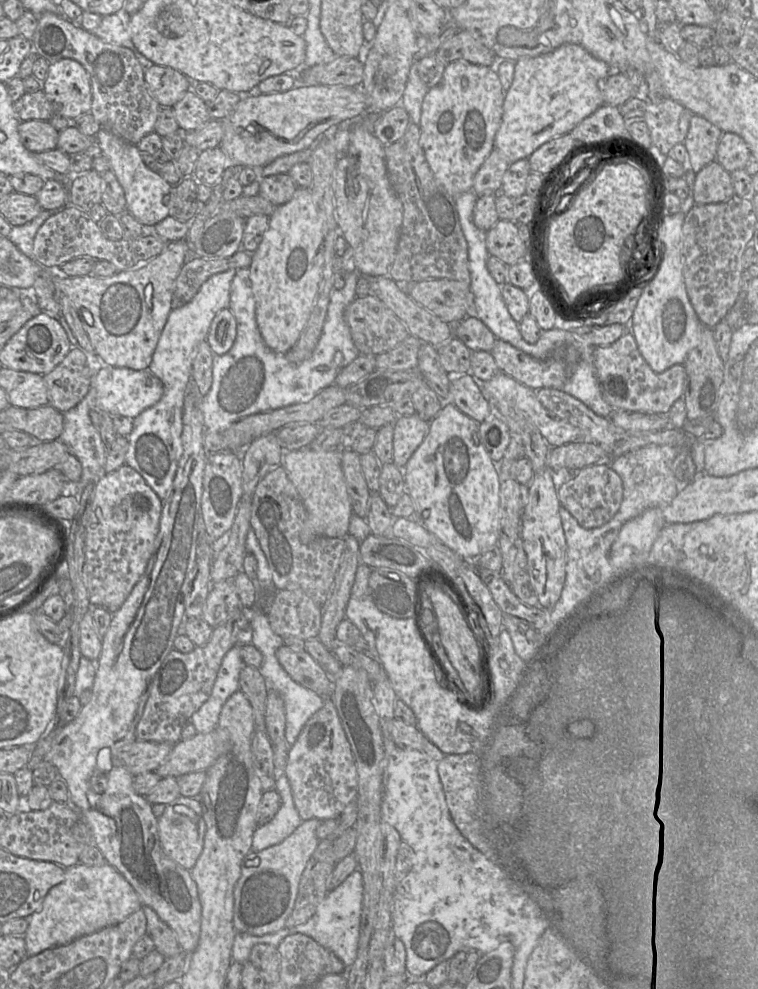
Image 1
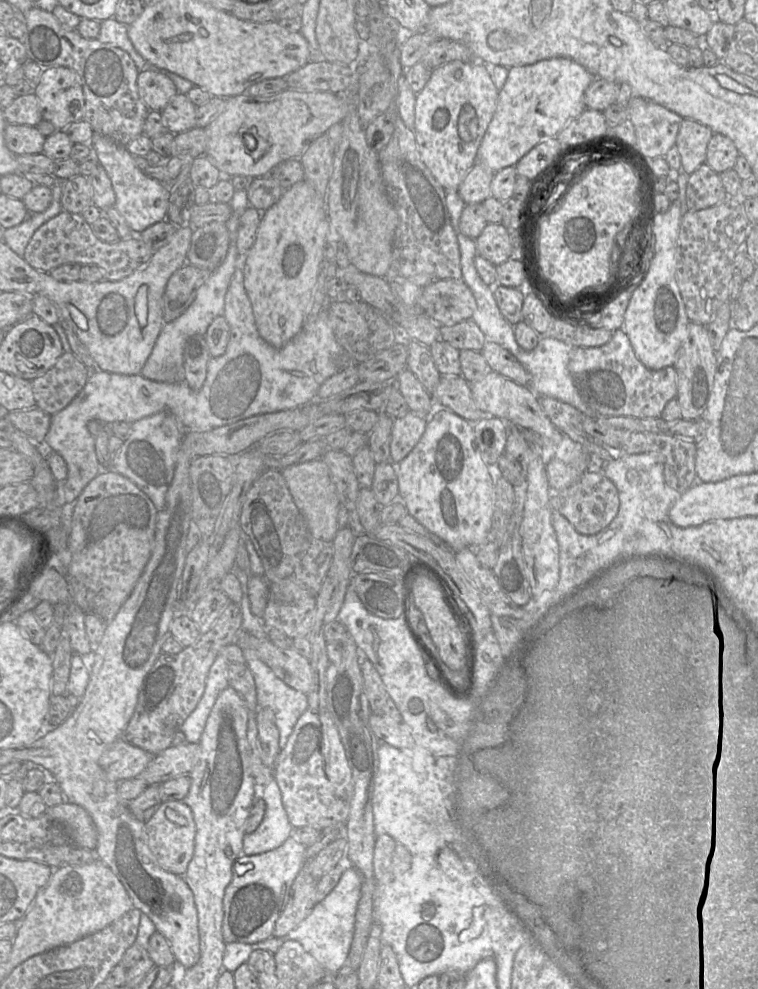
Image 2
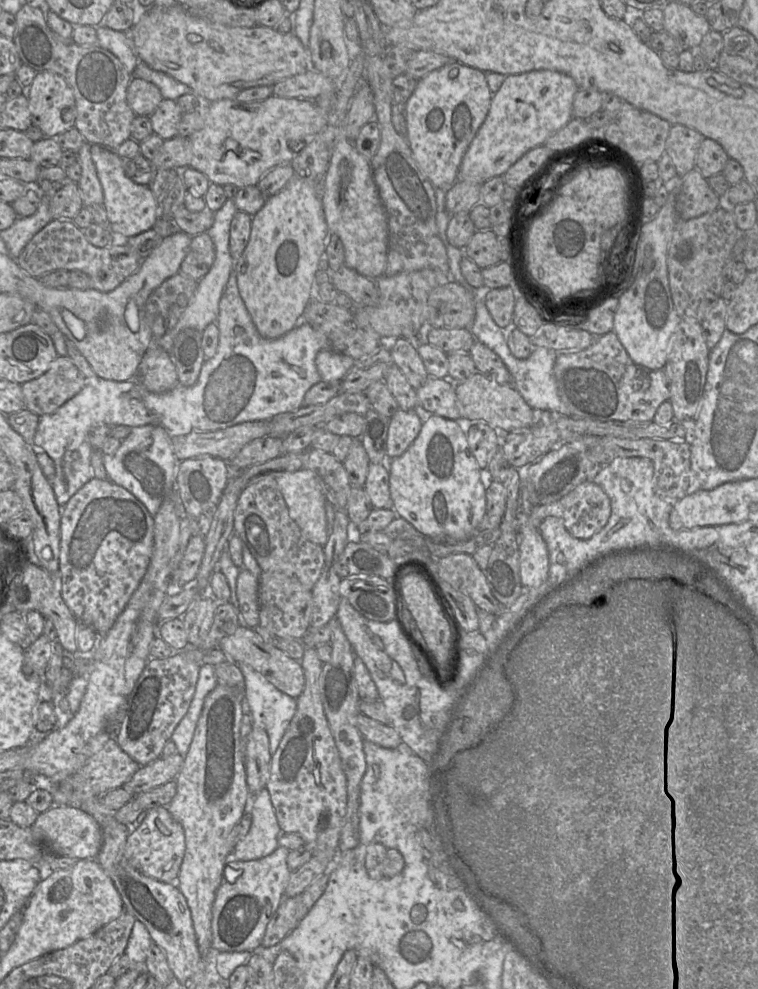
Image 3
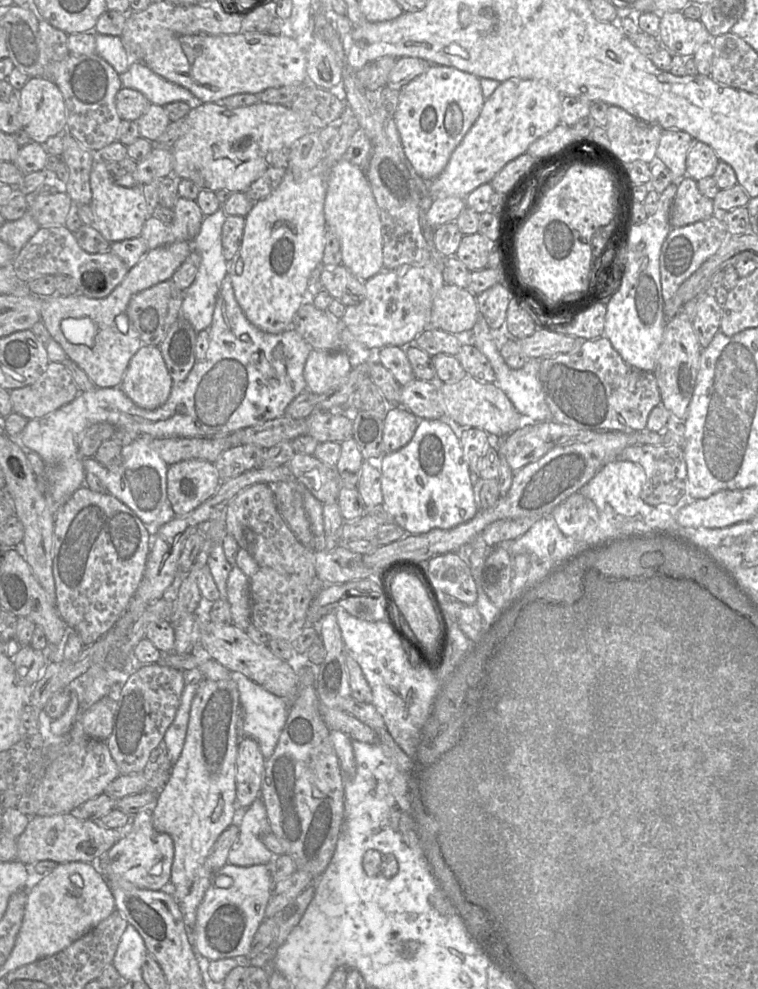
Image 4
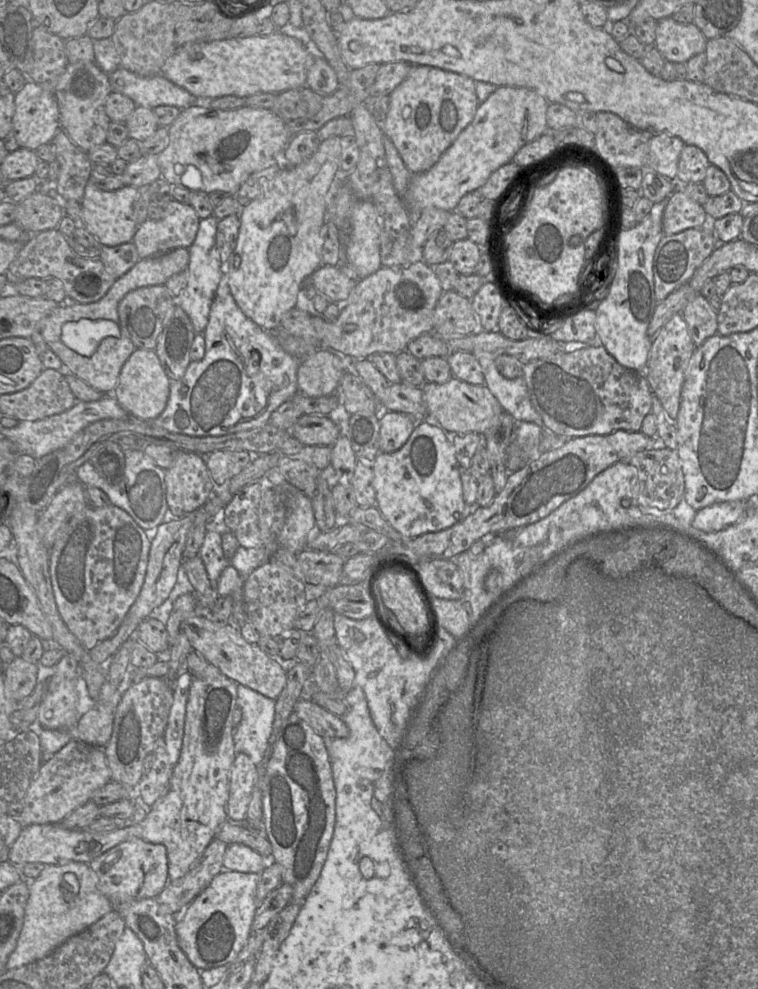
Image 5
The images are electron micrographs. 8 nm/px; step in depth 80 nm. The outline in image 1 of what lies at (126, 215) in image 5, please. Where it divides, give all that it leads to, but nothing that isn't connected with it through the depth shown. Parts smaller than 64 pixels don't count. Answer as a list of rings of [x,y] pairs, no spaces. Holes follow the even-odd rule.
[[[104,128],[98,131],[95,139],[124,190],[127,211],[143,226],[154,226],[169,216],[173,186],[145,165],[137,146]]]

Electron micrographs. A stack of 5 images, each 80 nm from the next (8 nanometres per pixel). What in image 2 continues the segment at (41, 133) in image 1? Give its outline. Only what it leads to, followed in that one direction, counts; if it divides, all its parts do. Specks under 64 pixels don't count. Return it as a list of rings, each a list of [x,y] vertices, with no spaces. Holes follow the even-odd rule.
[[[7,124],[4,132],[6,147],[15,155],[39,154],[46,137],[35,126]]]

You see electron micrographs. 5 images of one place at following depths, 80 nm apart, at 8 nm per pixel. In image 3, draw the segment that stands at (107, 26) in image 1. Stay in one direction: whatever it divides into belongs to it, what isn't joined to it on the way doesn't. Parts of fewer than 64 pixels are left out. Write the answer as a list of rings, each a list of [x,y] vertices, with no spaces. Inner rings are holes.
[[[98,25],[97,44],[113,53],[125,66],[128,72],[132,73],[138,63],[138,57],[133,48],[128,44],[126,33]]]

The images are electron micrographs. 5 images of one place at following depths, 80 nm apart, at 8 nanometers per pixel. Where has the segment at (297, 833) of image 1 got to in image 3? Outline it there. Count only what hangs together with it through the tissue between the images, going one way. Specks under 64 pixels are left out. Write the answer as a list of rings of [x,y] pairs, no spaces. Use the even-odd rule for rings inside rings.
[[[278,847],[270,855],[251,861],[229,861],[224,868],[223,881],[217,890],[212,907],[212,948],[219,952],[252,951],[262,943],[266,926],[283,899],[291,871],[287,865],[289,850]]]

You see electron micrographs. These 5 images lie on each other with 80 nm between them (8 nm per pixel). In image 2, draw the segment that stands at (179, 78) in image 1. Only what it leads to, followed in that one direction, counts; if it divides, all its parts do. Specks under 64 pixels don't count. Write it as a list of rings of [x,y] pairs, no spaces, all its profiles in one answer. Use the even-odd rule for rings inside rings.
[[[161,70],[139,72],[137,87],[140,98],[150,111],[162,111],[177,95],[177,89],[170,77]]]

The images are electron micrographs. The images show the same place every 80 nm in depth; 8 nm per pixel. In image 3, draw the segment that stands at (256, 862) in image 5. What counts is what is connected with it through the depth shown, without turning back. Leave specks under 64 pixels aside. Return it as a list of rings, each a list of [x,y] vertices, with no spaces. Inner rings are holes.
[[[266,788],[255,794],[250,813],[251,826],[230,855],[230,861],[251,861],[264,858],[278,847],[279,827],[270,794]]]

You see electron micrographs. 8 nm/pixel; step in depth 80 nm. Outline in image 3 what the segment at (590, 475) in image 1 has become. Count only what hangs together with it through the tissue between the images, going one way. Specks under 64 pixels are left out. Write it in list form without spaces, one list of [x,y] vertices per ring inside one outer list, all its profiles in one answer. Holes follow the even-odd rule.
[[[588,479],[560,500],[548,505],[532,508],[528,520],[533,526],[538,527],[545,518],[550,516],[562,519],[566,530],[571,536],[577,539],[587,540],[607,524],[611,516],[611,503],[604,490],[592,480]]]

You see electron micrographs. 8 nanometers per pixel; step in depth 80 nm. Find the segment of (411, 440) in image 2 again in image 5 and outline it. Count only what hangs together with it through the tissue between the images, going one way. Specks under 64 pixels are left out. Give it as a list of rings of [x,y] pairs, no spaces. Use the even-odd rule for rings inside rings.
[[[381,411],[379,420],[379,449],[382,453],[399,450],[415,428],[415,420],[400,412]]]

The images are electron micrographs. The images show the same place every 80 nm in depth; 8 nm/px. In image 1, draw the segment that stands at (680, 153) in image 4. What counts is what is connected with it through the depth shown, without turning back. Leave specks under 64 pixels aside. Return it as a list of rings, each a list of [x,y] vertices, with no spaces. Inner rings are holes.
[[[693,115],[683,141],[690,158],[690,170],[697,173],[716,161],[717,147],[723,131],[700,115]]]

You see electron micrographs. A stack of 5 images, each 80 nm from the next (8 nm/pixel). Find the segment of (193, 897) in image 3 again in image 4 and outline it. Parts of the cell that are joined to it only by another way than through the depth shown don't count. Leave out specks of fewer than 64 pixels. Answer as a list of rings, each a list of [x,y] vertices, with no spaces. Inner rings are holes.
[[[232,678],[226,679],[226,680],[219,680],[219,681],[203,679],[199,683],[199,685],[196,689],[196,693],[191,702],[187,732],[186,732],[186,737],[185,737],[185,741],[184,741],[184,745],[183,745],[180,757],[172,765],[172,769],[170,771],[170,776],[169,776],[167,782],[158,791],[157,798],[155,800],[155,807],[152,811],[152,824],[153,824],[153,827],[155,828],[155,830],[158,832],[168,834],[173,840],[174,858],[173,858],[173,863],[172,863],[172,867],[171,867],[170,887],[171,887],[171,890],[173,890],[173,897],[179,904],[179,907],[183,914],[185,926],[188,930],[192,930],[194,927],[194,924],[196,921],[197,908],[198,908],[199,904],[201,903],[201,901],[203,900],[203,897],[204,897],[207,889],[211,885],[212,876],[214,875],[214,873],[210,873],[205,868],[206,858],[207,858],[212,846],[214,845],[214,843],[218,839],[218,837],[221,835],[221,833],[224,832],[228,827],[230,827],[234,823],[235,812],[238,808],[237,803],[236,803],[235,775],[236,775],[236,759],[237,759],[237,753],[238,753],[238,745],[240,742],[238,725],[237,725],[239,707],[241,707],[239,692],[238,692],[237,684]]]

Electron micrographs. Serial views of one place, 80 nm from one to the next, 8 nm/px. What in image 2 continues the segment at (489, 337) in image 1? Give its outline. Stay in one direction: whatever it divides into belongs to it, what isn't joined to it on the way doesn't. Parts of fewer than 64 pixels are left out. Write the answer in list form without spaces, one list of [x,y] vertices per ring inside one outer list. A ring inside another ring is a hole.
[[[468,319],[451,327],[440,326],[440,341],[447,342],[458,350],[481,351],[486,337],[478,325]]]

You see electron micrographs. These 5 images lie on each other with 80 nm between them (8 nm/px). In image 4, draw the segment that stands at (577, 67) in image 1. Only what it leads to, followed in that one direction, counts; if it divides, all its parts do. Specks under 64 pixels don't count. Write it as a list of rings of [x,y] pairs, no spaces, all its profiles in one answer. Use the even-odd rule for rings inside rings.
[[[510,78],[499,84],[492,95],[485,99],[481,113],[461,143],[453,151],[443,172],[427,183],[428,192],[435,197],[466,196],[493,177],[510,161],[526,153],[528,147],[560,124],[562,95],[544,81]]]

